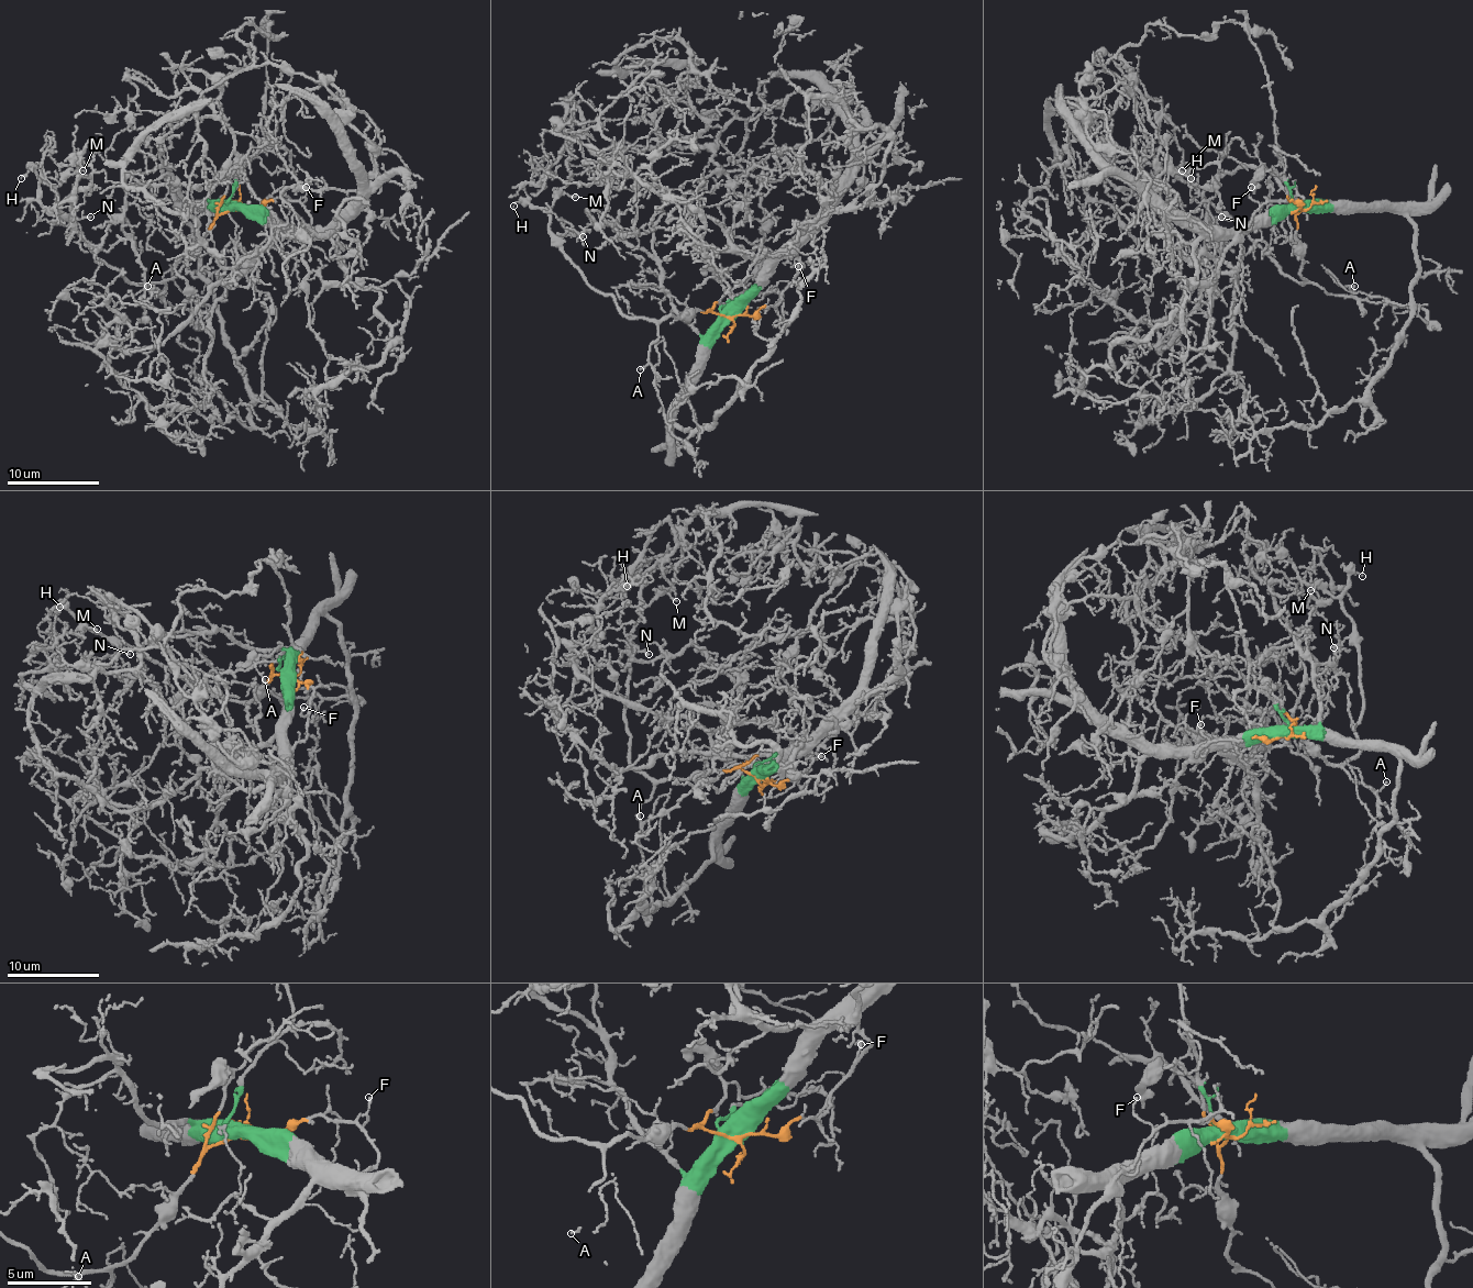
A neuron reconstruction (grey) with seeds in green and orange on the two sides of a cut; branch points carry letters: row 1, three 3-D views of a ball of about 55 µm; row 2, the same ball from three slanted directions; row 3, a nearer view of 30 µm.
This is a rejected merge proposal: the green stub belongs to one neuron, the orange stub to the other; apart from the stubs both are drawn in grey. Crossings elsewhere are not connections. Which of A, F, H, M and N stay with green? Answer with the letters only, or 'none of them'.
none of them

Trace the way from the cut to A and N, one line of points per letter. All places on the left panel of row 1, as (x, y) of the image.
A: (237, 210), (217, 217), (201, 250), (166, 284), (166, 288), (157, 295), (147, 286)
N: (237, 210), (217, 217), (201, 250), (173, 277), (134, 284), (102, 263), (69, 219), (90, 217)

